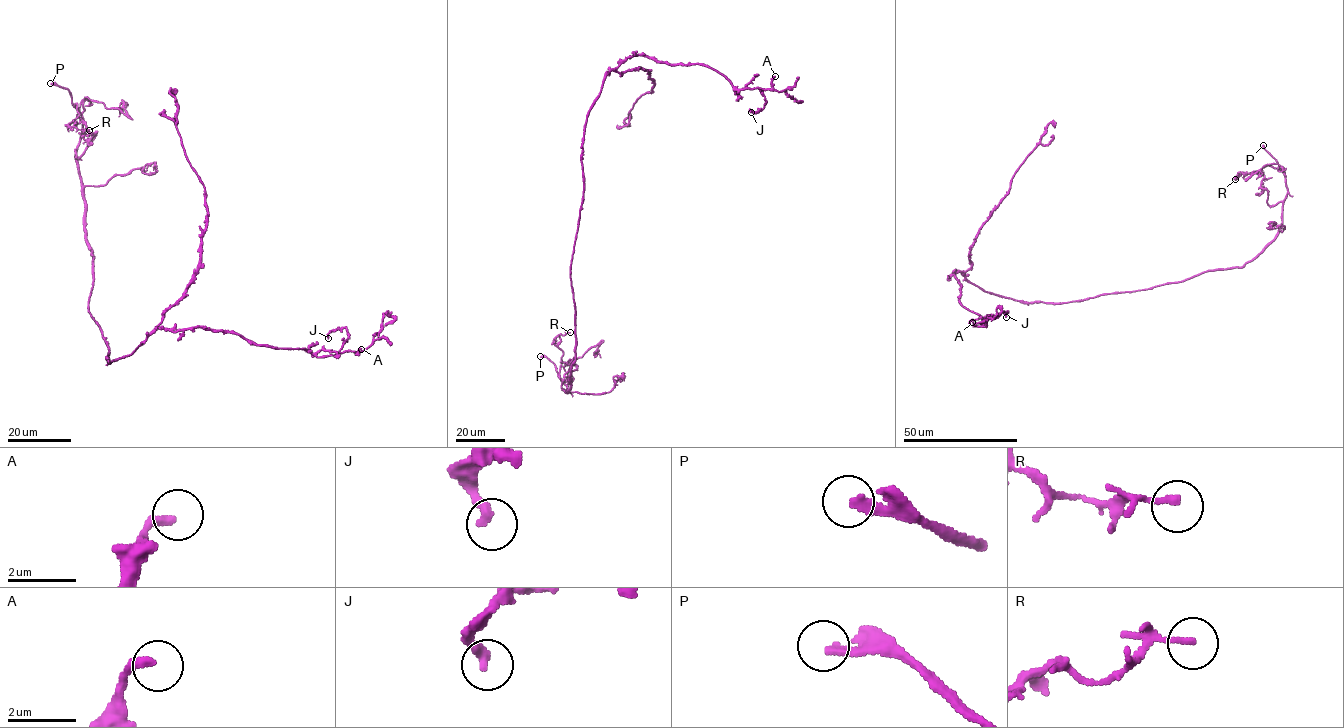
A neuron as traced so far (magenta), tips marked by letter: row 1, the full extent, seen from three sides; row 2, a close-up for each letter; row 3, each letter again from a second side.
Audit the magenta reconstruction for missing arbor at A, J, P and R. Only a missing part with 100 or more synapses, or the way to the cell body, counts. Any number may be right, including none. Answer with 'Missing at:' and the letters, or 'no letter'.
Missing at: P

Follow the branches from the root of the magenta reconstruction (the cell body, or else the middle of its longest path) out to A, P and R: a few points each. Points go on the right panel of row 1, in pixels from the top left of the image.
A: (1078, 300), (1020, 302), (984, 291), (963, 272), (954, 273), (960, 285), (959, 301), (983, 325), (972, 322)
P: (1078, 300), (1152, 289), (1207, 271), (1242, 267), (1253, 259), (1278, 232), (1288, 191), (1285, 173), (1263, 145)
R: (1078, 300), (1152, 289), (1253, 259), (1278, 232), (1288, 191), (1285, 175), (1267, 165), (1240, 172), (1235, 179)

